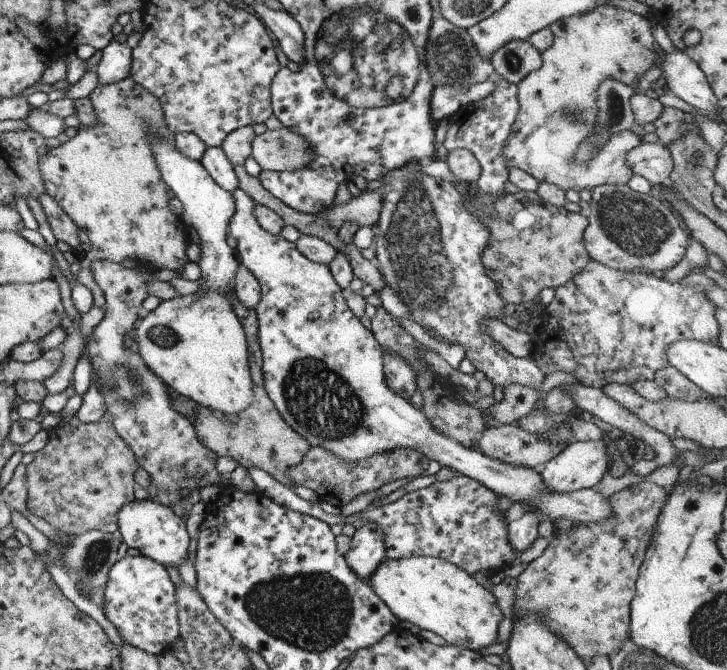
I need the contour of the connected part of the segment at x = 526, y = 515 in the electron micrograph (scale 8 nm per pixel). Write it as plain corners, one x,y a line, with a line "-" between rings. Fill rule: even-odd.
522,512
519,517
508,521
507,540
509,540
509,548
515,554
521,554
537,535
537,527
540,521
540,515
533,512

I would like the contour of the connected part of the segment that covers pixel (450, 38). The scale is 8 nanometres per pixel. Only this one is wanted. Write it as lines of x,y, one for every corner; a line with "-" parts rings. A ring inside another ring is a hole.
443,17
432,18
427,42
425,42
425,52
426,56
421,65
424,65
427,70
433,88
445,86
445,84
464,87
471,86
471,84
481,84
494,71
490,61
485,60
485,56
477,54
466,29
457,28

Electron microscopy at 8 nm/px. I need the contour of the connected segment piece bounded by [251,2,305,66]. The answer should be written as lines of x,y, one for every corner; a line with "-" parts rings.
265,3
251,4
251,8
259,16
260,21
273,37
275,44
279,45
287,60
301,66
303,56
305,56
305,46
303,46
305,40
297,22
283,9
281,12
271,10
271,8
267,8

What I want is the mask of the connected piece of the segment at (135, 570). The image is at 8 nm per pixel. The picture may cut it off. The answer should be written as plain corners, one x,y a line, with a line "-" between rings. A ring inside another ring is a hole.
122,554
109,569
107,584
100,599
103,600
104,616
116,628
120,638
147,654
169,651
179,637
174,585
164,566
145,556

